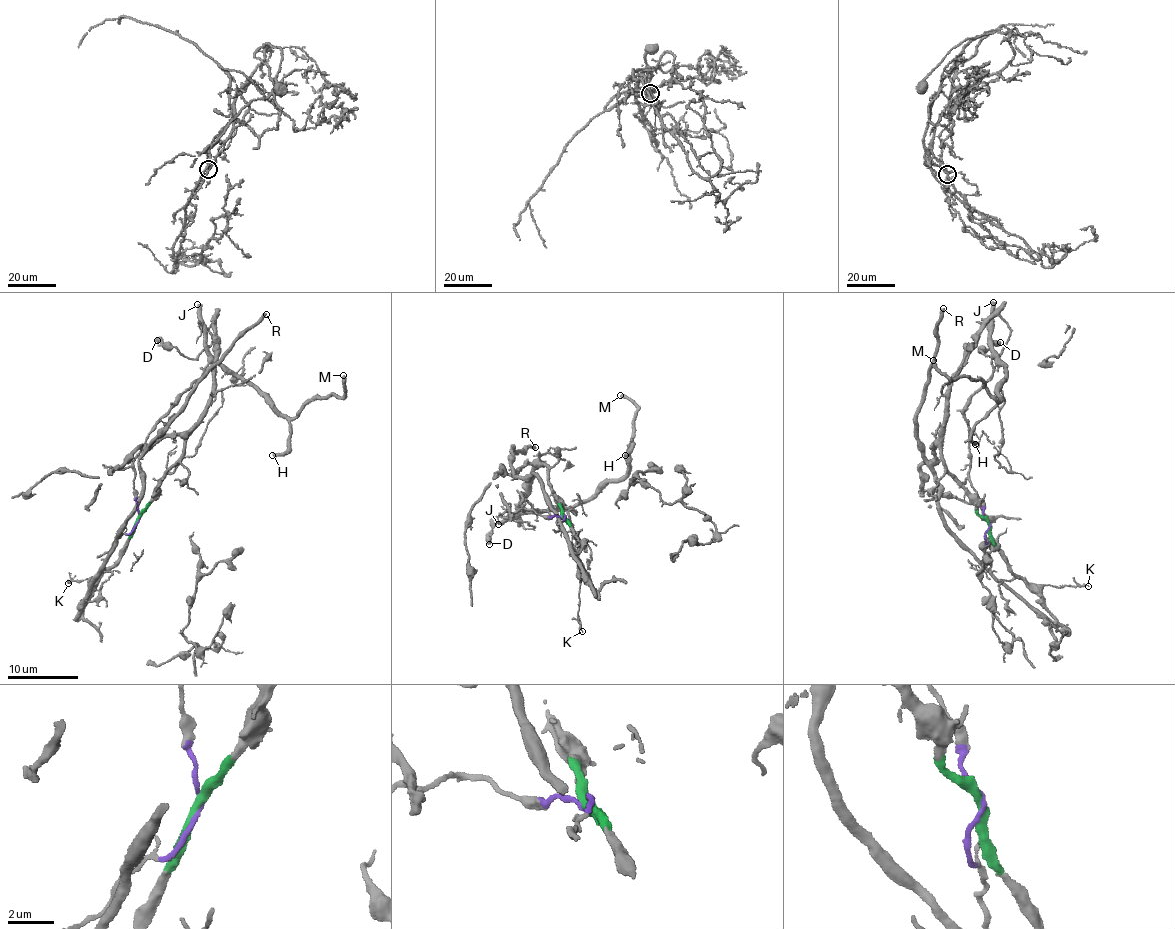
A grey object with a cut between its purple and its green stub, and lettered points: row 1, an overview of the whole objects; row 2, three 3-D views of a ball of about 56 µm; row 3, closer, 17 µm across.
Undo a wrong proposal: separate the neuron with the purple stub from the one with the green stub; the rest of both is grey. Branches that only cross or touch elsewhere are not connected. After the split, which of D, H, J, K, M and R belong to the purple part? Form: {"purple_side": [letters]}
{"purple_side": ["H", "J", "M"]}

